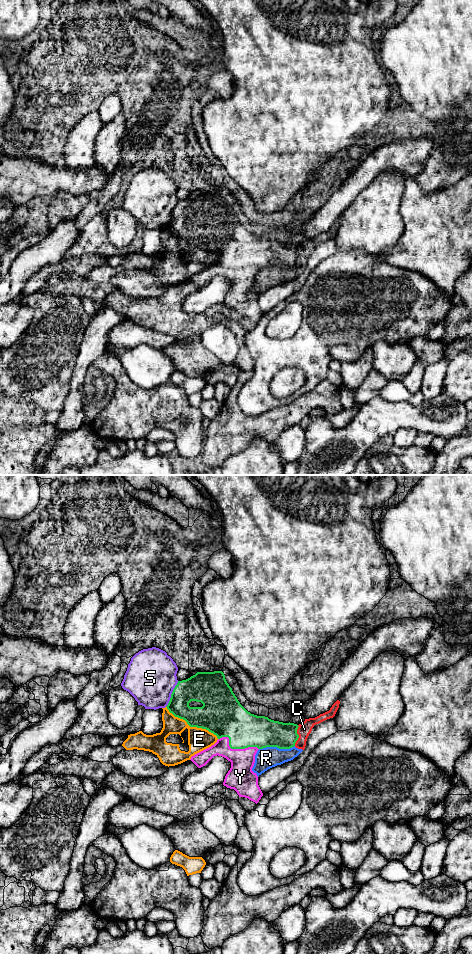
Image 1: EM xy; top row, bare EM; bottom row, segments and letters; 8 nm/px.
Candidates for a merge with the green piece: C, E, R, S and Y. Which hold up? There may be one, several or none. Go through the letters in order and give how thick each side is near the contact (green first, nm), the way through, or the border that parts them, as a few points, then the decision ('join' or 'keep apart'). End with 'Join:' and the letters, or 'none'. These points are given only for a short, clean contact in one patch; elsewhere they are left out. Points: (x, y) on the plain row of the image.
C: calibres 220 and 110 nm; border xy (298, 245), (298, 259), (294, 265); keep apart
E: calibres 320 and 180 nm; keep apart
R: calibres 260 and 170 nm; border xy (294, 265), (289, 268), (263, 267), (259, 269); keep apart
S: calibres 240 and 400 nm; keep apart
Y: calibres 300 and 220 nm; way xy (228, 238), (235, 248), (235, 268), (240, 273), (240, 297); join
Join: Y

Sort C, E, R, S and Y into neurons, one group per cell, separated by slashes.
C R / E / S / Y

